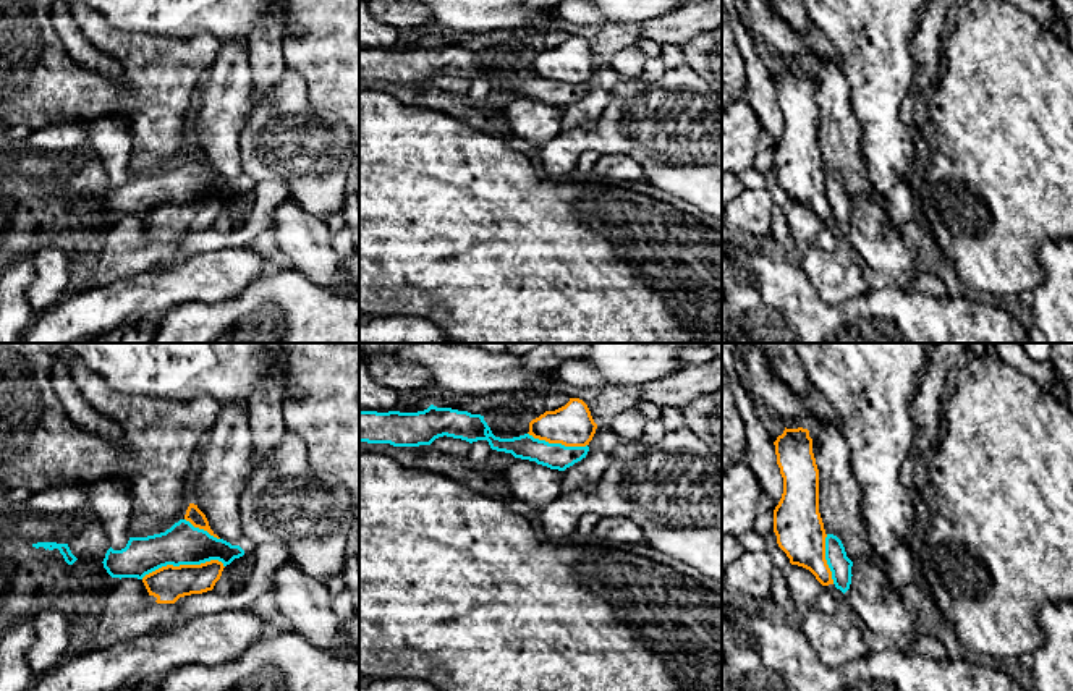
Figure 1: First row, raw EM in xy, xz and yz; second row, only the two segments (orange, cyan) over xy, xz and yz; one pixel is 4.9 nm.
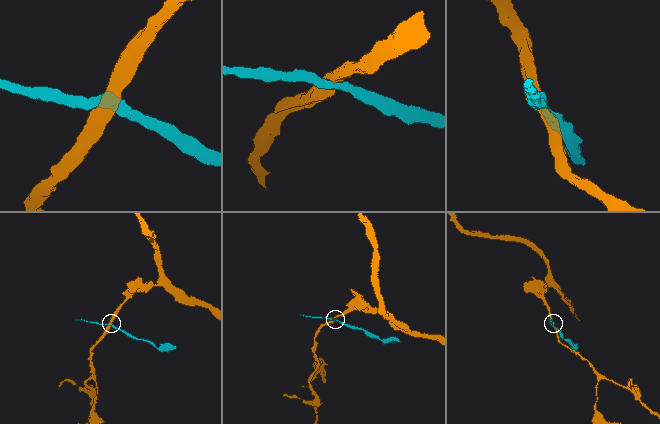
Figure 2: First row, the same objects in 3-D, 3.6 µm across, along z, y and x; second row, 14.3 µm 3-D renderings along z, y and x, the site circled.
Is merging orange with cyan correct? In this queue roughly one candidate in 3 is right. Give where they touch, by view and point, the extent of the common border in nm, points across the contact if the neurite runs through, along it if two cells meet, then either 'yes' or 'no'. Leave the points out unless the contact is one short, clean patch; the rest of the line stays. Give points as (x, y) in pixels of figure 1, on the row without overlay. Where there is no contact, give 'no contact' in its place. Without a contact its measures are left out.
xy (182, 203) | 420 nm | no

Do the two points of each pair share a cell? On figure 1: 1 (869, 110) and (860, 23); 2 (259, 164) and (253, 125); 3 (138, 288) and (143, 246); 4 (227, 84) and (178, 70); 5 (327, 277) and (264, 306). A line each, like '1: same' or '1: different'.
1: same
2: same
3: different
4: different
5: different

